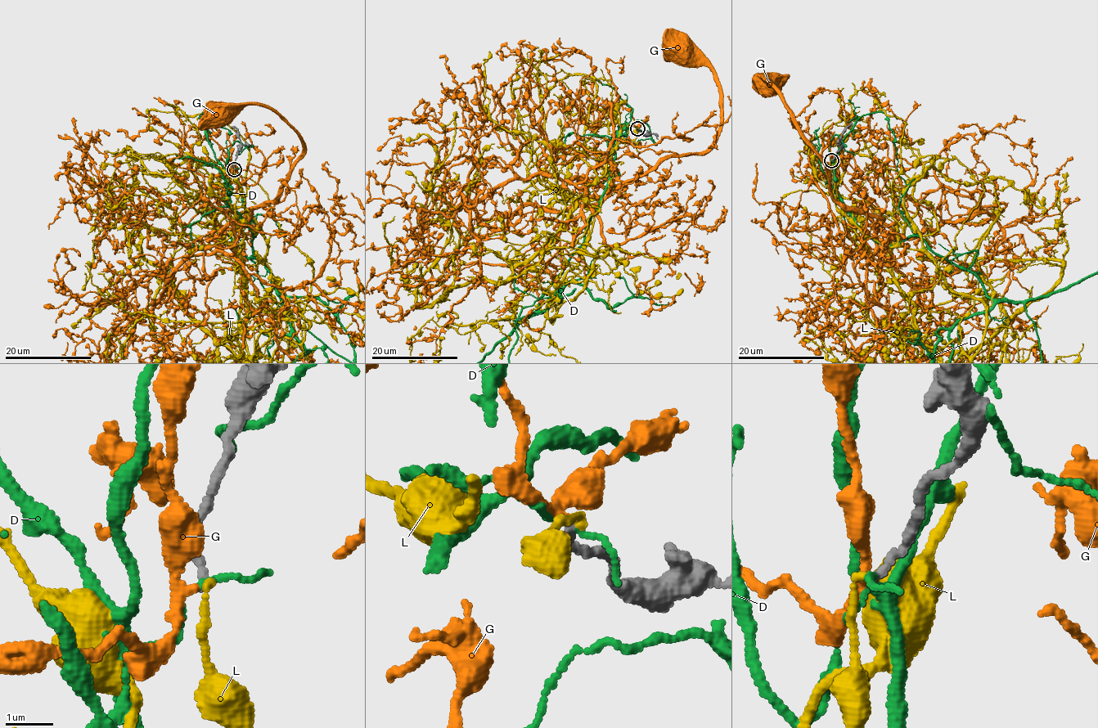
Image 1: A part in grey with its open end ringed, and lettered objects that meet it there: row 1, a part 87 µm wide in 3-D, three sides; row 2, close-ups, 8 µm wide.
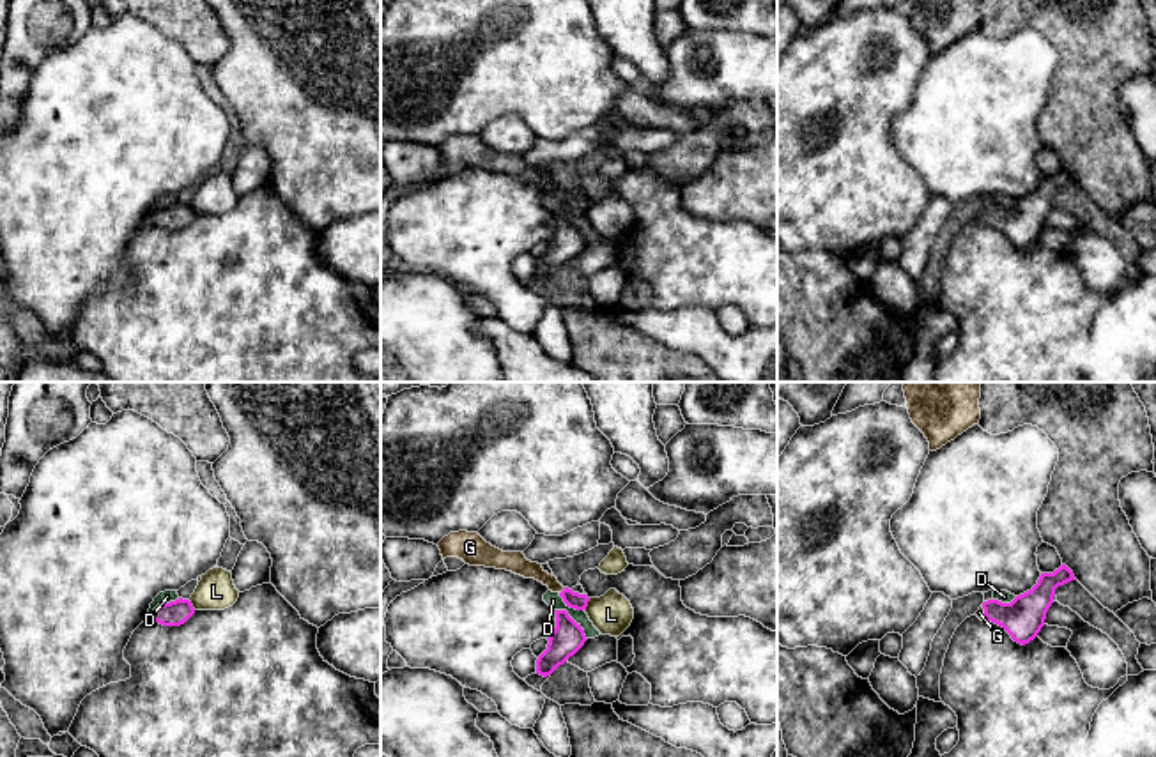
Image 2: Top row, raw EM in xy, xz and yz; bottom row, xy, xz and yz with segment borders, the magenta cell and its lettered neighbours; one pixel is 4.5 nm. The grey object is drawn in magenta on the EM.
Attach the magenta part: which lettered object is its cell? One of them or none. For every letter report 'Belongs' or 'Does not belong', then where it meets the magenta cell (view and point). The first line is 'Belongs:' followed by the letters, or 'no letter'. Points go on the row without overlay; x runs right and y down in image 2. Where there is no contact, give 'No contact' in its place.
Belongs: G
D: Does not belong. Touches magenta at xz (569, 220)
G: Belongs. Touches magenta at xz (562, 195)
L: Does not belong. Touches magenta at xz (586, 209)

